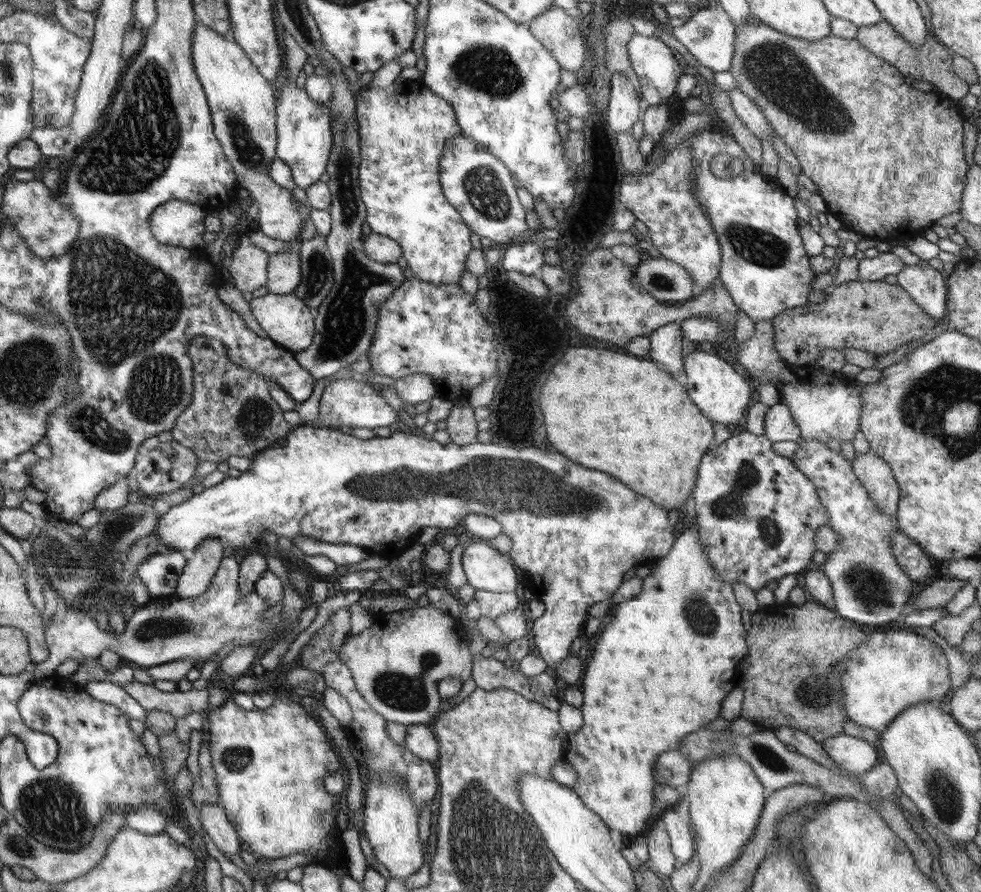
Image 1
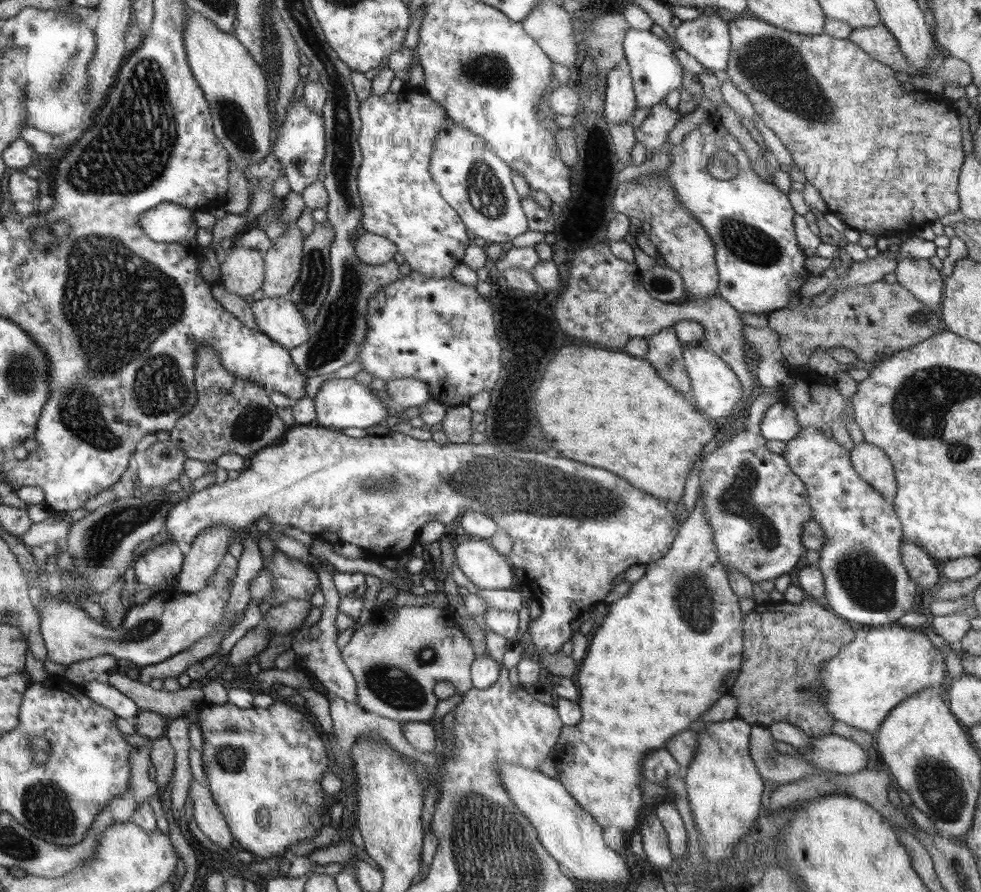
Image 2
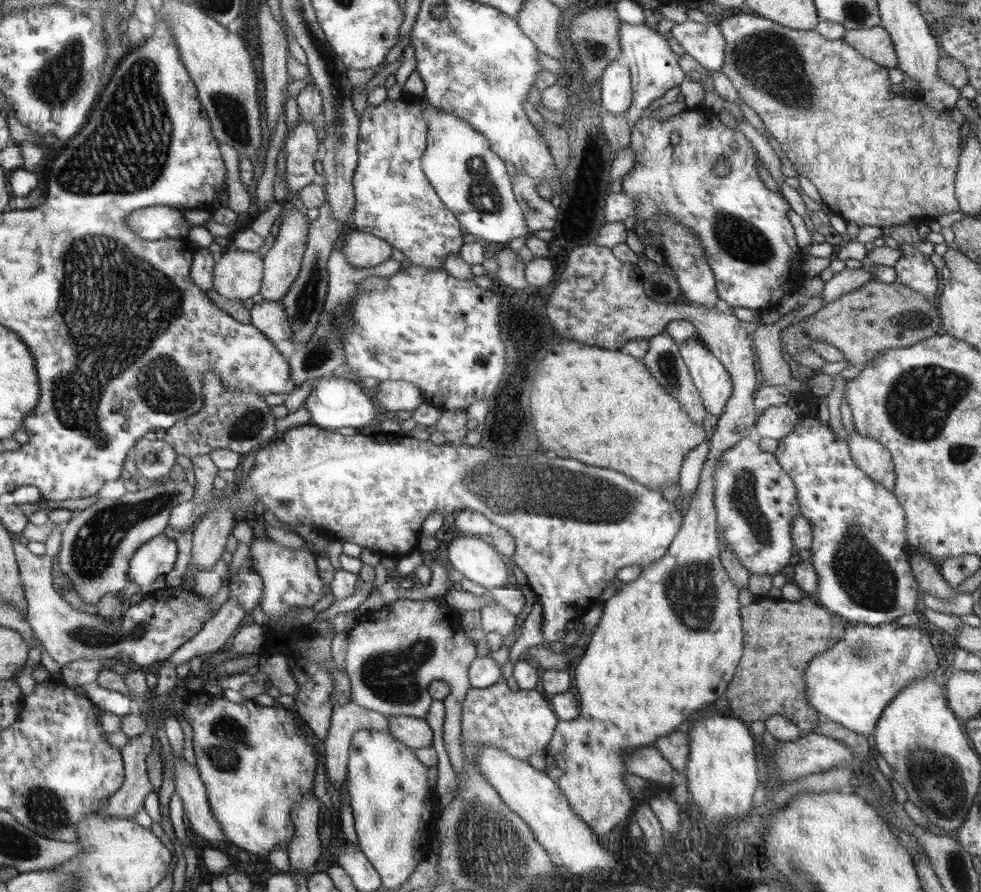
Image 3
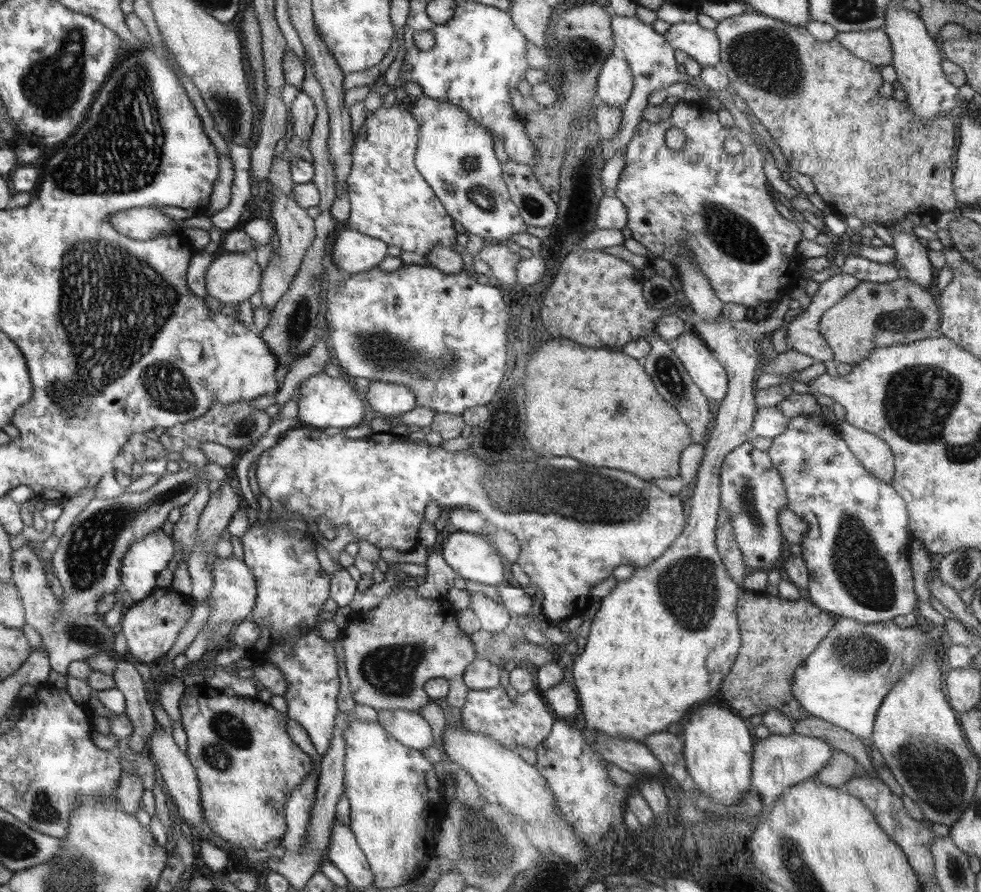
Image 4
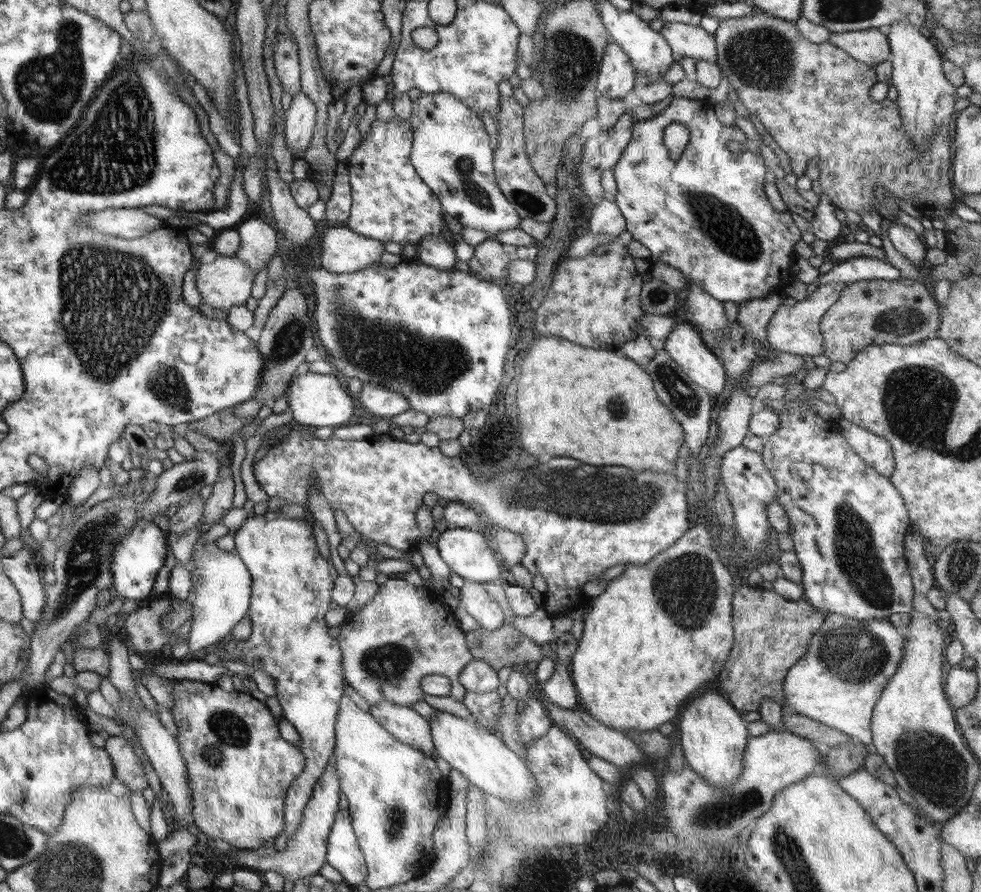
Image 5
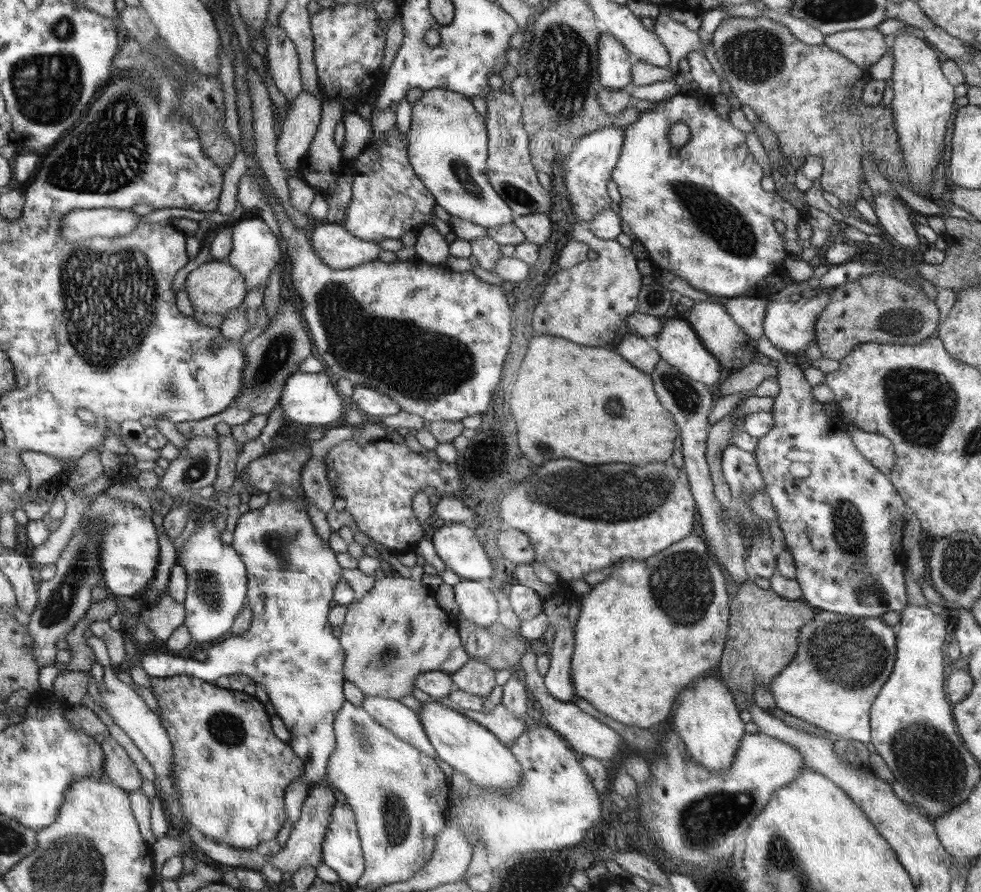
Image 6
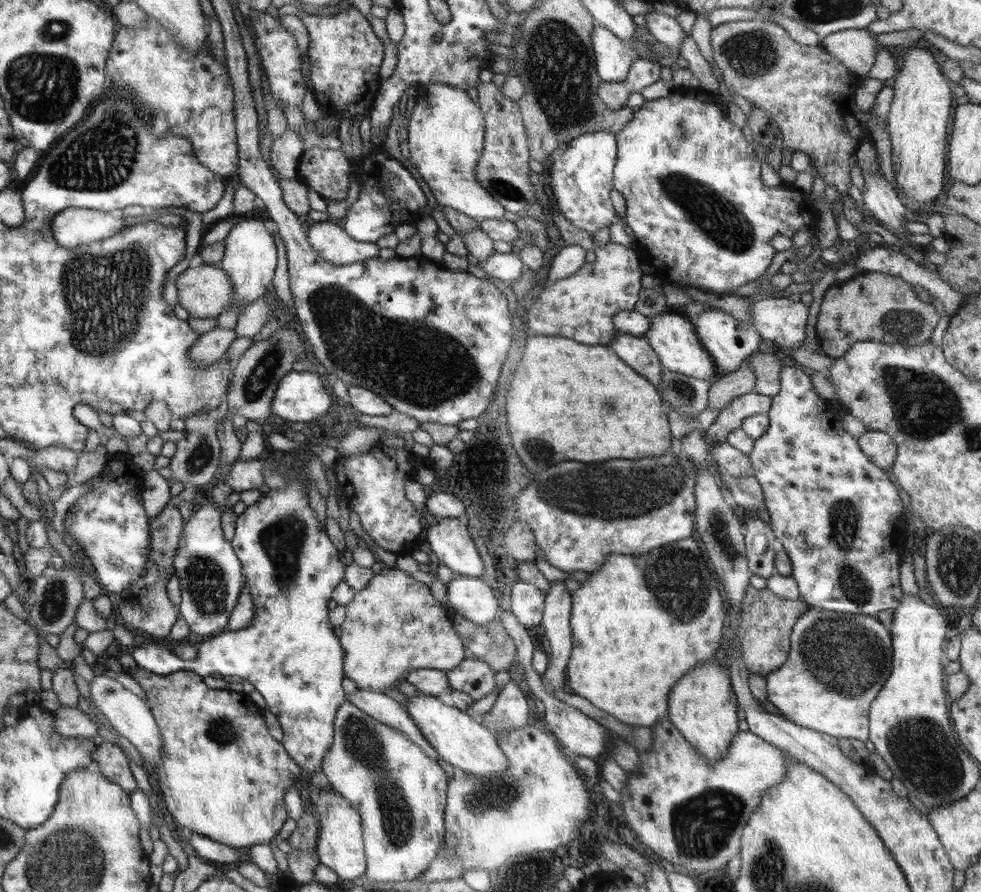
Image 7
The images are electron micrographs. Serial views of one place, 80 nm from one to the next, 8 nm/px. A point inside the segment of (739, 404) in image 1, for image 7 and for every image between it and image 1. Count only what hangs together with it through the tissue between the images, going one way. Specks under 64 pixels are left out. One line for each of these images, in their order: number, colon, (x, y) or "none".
2: (716, 389)
3: (713, 382)
4: (702, 365)
5: (685, 345)
6: (678, 344)
7: (673, 337)

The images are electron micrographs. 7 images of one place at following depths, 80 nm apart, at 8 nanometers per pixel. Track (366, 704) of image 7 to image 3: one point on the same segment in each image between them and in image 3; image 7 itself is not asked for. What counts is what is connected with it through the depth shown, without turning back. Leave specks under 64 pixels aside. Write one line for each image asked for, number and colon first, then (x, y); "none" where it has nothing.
3: (414, 732)
4: (412, 729)
5: (407, 726)
6: (402, 721)

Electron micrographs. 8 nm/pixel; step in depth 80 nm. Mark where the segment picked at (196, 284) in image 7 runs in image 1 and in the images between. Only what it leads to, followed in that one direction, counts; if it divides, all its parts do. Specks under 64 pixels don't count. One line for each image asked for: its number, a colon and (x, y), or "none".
1: (248, 269)
2: (243, 272)
3: (239, 275)
4: (231, 279)
5: (225, 283)
6: (217, 287)

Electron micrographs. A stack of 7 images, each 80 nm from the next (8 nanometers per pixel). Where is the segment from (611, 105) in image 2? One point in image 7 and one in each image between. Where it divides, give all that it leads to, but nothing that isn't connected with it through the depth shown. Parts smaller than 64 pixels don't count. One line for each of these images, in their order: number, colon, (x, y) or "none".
3: (615, 88)
4: (615, 83)
5: (616, 78)
6: (615, 61)
7: (613, 56)

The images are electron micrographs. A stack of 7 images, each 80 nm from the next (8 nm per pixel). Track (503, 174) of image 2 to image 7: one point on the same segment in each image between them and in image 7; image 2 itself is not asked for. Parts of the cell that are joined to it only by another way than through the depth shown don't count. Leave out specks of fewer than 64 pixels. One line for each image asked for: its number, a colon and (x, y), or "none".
3: (471, 179)
4: (456, 157)
5: (452, 153)
6: (448, 139)
7: (446, 133)

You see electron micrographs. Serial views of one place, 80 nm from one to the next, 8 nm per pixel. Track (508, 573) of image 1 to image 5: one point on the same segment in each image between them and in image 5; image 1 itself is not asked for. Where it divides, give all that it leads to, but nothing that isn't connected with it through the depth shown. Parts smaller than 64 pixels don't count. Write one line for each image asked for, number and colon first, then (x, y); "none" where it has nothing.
2: (487, 568)
3: (478, 562)
4: (469, 554)
5: (464, 551)

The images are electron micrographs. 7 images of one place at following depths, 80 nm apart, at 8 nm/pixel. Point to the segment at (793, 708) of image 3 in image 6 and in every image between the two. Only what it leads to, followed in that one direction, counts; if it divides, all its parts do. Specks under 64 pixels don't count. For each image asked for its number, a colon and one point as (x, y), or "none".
4: (777, 635)
5: (771, 634)
6: (761, 641)

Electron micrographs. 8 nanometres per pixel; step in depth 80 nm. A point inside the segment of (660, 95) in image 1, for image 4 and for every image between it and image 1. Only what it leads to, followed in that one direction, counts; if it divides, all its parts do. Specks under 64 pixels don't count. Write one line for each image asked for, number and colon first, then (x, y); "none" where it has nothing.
2: (655, 71)
3: (654, 68)
4: (650, 56)

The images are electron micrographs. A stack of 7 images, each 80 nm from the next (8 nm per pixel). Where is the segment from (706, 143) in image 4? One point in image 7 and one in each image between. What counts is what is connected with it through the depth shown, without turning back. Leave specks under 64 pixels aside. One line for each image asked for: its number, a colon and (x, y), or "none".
5: (705, 213)
6: (700, 211)
7: (694, 197)

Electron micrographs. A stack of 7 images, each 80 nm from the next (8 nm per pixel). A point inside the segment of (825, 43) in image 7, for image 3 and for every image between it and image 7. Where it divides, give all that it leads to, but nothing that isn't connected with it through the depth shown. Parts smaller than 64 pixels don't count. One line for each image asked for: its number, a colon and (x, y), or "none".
3: (875, 43)
4: (873, 45)
5: (871, 47)
6: (862, 47)

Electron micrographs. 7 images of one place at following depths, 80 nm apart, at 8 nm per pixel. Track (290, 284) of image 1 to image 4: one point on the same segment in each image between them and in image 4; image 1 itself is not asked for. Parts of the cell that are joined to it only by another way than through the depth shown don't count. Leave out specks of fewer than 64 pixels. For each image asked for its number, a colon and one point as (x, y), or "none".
2: (283, 261)
3: (282, 264)
4: (296, 230)

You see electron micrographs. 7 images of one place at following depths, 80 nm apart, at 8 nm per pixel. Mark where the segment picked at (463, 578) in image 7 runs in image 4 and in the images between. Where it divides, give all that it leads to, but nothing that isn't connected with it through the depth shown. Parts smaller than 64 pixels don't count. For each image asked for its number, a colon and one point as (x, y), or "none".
4: (494, 617)
5: (476, 601)
6: (477, 605)

